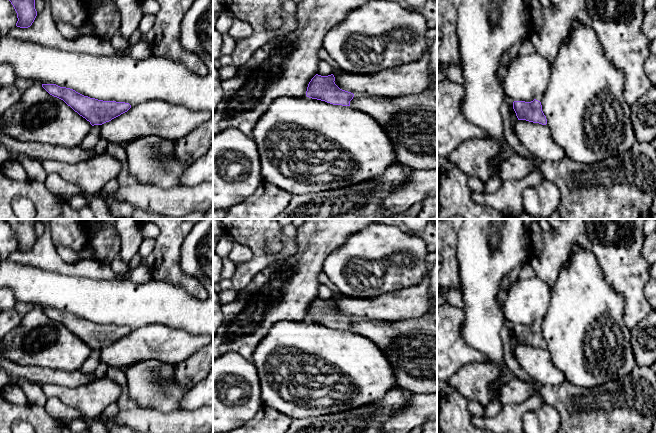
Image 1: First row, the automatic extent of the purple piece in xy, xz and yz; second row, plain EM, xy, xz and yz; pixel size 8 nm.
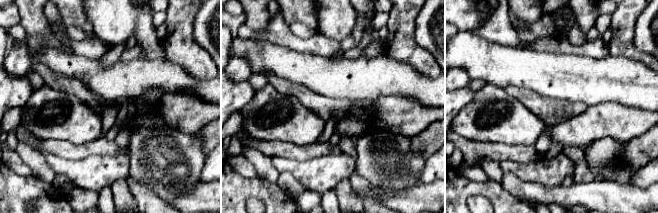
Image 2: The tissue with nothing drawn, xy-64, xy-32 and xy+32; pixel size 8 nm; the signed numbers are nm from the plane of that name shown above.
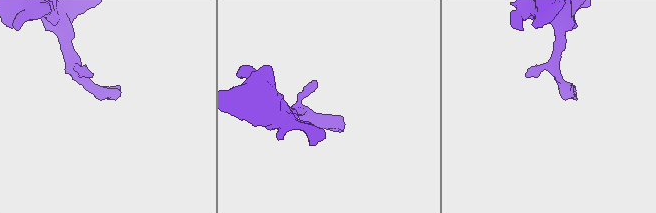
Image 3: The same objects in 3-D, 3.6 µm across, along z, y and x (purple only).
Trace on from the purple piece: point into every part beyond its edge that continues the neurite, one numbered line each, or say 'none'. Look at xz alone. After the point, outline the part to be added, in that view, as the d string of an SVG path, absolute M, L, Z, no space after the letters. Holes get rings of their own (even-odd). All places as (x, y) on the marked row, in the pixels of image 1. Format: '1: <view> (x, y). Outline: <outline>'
1: xz (410, 122). Outline: M428 91L399 98L354 96L350 107L378 122L393 145L397 163L413 171L437 168L437 99Z

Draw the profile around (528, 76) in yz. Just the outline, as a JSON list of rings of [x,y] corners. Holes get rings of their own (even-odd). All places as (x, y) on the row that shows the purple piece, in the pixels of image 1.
[[[539,53],[530,55],[518,55],[509,65],[504,78],[503,89],[505,95],[513,101],[531,102],[538,95],[543,95],[551,76],[551,64]]]

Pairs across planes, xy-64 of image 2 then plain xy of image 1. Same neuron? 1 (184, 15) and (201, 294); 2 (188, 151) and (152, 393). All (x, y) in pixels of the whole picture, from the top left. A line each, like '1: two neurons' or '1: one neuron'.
1: one neuron
2: one neuron

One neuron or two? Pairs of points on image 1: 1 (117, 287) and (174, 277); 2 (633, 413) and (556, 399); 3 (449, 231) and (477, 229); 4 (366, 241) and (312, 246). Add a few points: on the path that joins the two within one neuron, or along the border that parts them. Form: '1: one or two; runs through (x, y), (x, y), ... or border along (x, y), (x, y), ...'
1: two; border along (155, 278), (180, 287)
2: one; runs through (614, 413), (589, 413), (582, 406), (575, 405)
3: two; border along (460, 229), (457, 235), (455, 253)
4: two; border along (363, 229), (353, 233), (326, 258)

